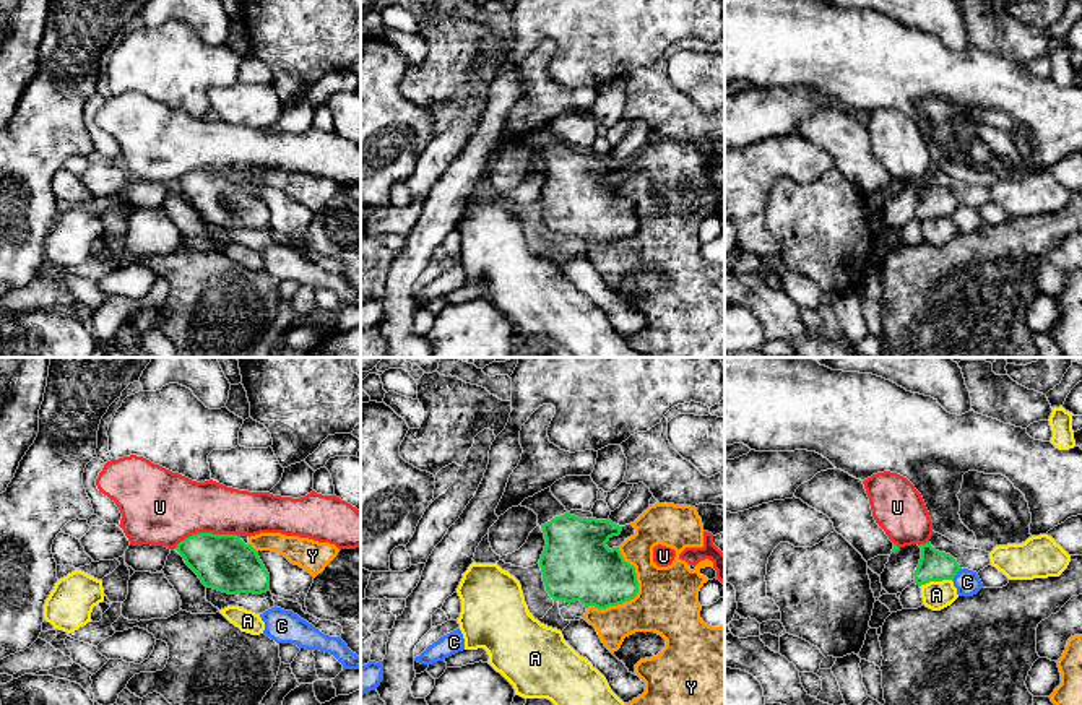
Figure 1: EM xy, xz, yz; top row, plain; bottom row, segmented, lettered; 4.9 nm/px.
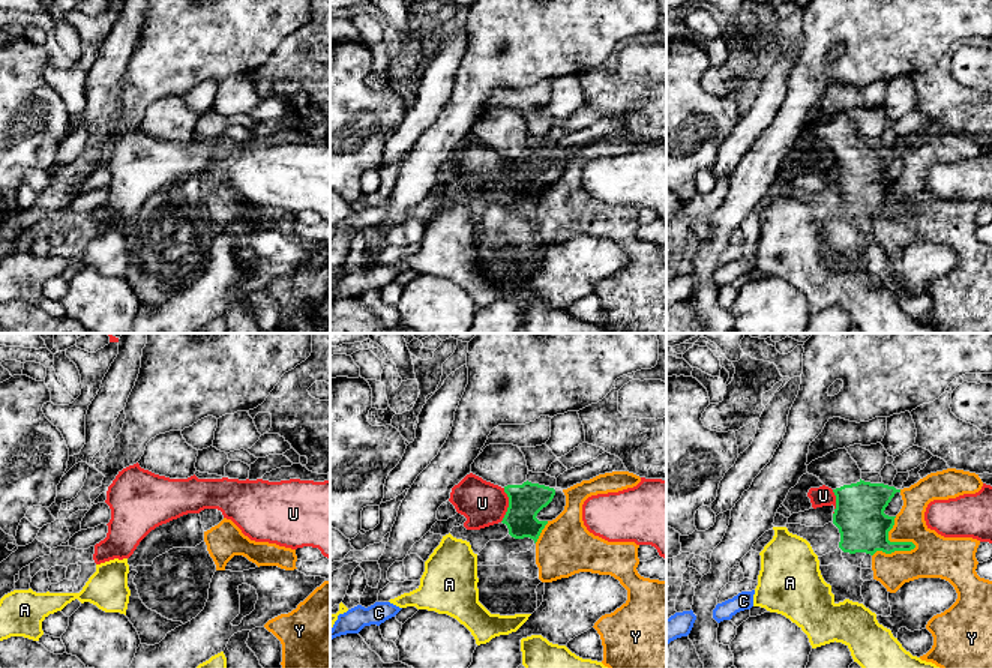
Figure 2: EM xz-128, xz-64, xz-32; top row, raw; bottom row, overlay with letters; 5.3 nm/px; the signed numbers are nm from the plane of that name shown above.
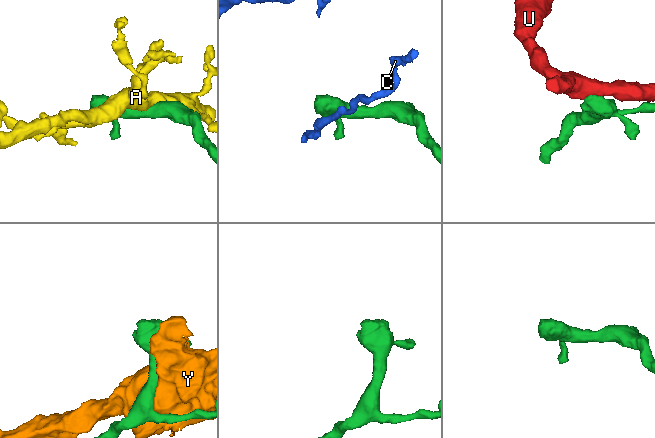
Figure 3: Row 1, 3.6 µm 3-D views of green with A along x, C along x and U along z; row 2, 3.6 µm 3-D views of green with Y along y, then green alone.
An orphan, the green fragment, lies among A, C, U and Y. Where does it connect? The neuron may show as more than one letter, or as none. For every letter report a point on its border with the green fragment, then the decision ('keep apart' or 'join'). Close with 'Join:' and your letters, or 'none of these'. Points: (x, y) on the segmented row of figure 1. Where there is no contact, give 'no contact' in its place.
A: yz (934, 580) | keep apart
C: yz (956, 574) | keep apart
U: xy (207, 533) | keep apart
Y: xz (636, 595) | keep apart
Join: none of these

